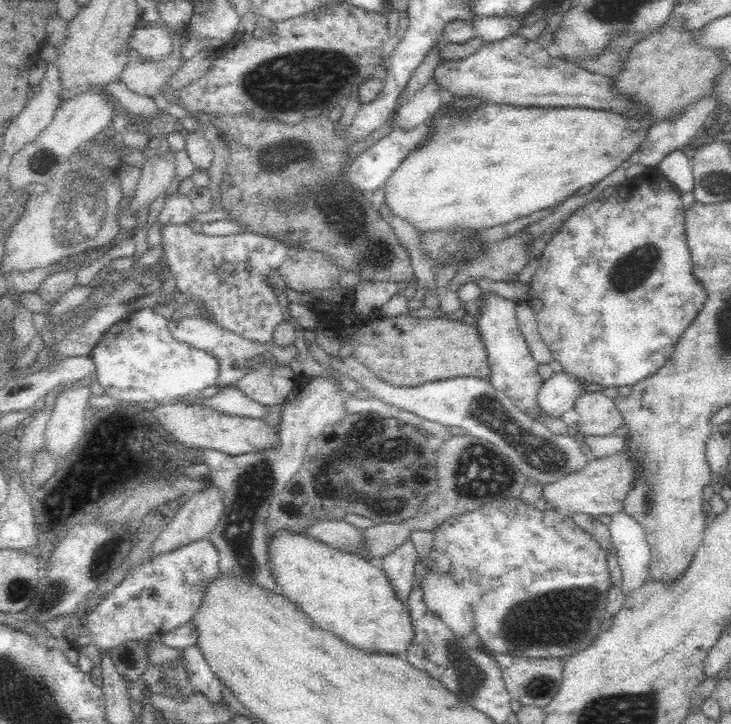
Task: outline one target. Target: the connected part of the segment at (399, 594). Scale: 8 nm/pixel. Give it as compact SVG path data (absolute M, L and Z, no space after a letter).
M410 538L378 562L384 573L388 575L396 597L403 605L407 604L413 588L416 562L418 562L418 553Z

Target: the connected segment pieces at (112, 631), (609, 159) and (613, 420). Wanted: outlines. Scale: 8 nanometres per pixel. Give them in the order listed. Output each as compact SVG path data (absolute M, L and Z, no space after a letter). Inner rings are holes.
M200 539L186 546L174 549L166 554L144 560L142 564L129 568L125 578L114 590L108 592L100 604L87 613L87 624L84 631L90 635L92 643L101 649L112 649L129 640L152 640L156 634L162 634L190 621L198 614L202 605L208 582L216 580L221 574L218 566L218 549L212 541Z
M490 102L484 107L473 111L468 117L462 117L460 113L456 113L450 106L442 106L440 112L434 118L433 129L428 134L428 141L422 146L418 146L416 150L412 150L404 160L402 160L386 178L384 182L384 203L388 205L392 214L402 216L409 223L416 226L416 230L438 230L438 228L452 228L452 226L462 226L464 229L472 229L475 231L483 228L492 228L499 224L506 224L513 220L518 220L523 216L528 216L538 209L551 208L559 202L575 195L580 188L587 184L596 184L600 180L604 180L614 172L616 168L625 161L632 152L636 152L646 140L648 129L638 128L638 123L634 123L631 118L622 116L610 110L593 110L592 108L527 108L526 106L513 106L513 104L494 104Z
M585 391L578 398L574 409L579 418L573 431L580 436L608 436L622 427L622 415L614 399L601 391Z

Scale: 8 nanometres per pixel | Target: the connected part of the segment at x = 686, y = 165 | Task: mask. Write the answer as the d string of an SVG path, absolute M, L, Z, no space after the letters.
M678 150L667 154L656 165L660 174L672 182L681 193L692 192L694 188L694 175L691 159L686 150Z

